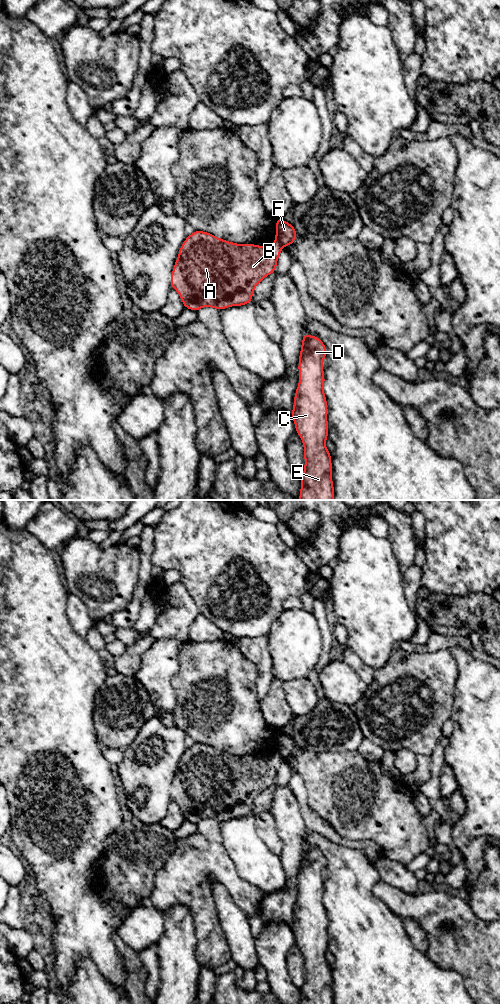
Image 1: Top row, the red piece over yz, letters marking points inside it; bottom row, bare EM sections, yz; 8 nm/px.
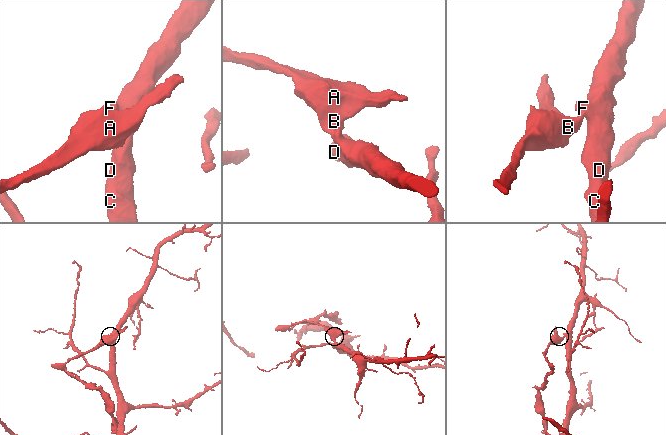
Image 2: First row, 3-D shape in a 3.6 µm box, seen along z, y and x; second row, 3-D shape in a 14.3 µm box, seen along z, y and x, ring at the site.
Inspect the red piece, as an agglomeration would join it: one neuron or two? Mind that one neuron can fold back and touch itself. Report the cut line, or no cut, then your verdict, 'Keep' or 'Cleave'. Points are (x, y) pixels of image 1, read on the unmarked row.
Split along yz (276, 751), (283, 757). Cleave

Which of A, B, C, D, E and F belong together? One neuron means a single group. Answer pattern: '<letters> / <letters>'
A B / C D E F

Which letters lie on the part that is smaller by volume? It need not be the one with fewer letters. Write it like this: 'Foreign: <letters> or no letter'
Foreign: A, B

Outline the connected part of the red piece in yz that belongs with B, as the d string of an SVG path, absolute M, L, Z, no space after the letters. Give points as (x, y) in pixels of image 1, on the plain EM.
M195 742L187 748L179 761L178 770L170 789L171 800L175 801L184 820L197 824L202 819L219 822L231 818L243 818L252 813L255 799L268 787L276 784L277 772L284 757L275 752L269 759L251 755L237 756L218 750L209 744Z

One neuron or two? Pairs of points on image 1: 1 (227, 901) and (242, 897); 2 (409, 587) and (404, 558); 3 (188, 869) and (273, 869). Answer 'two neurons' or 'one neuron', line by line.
1: two neurons
2: two neurons
3: two neurons

